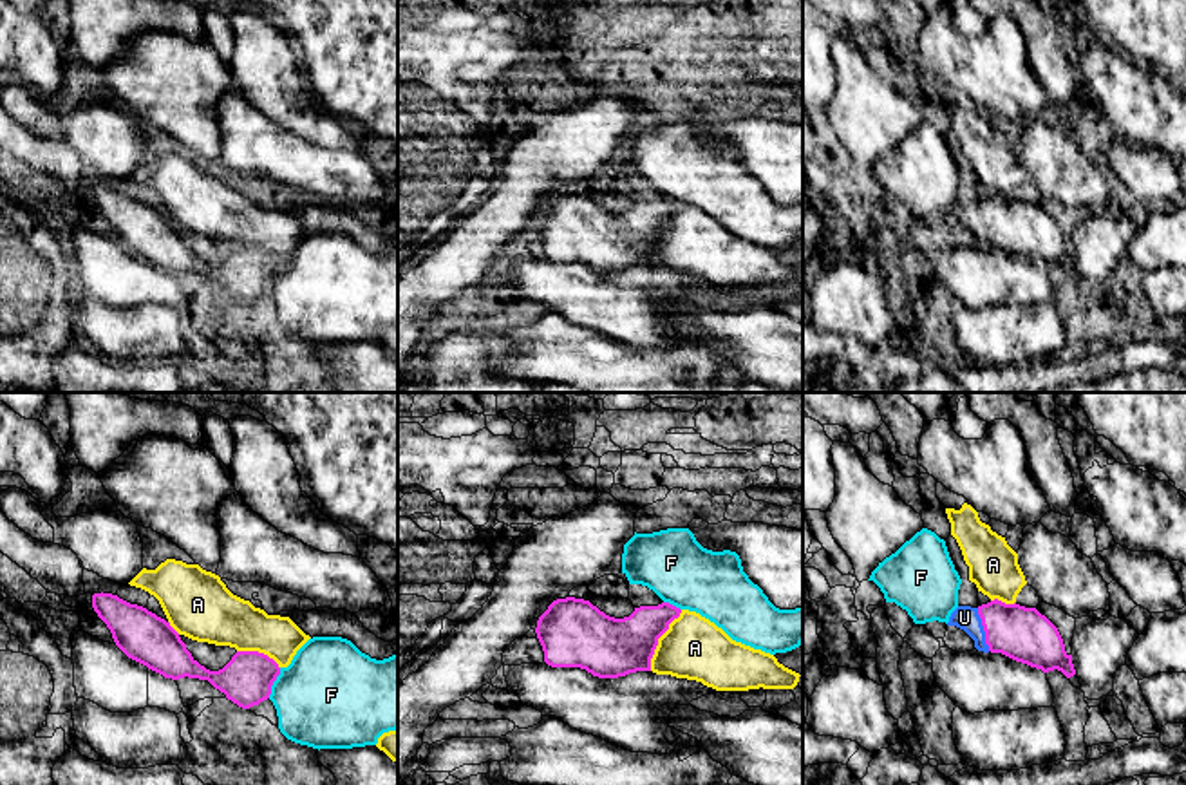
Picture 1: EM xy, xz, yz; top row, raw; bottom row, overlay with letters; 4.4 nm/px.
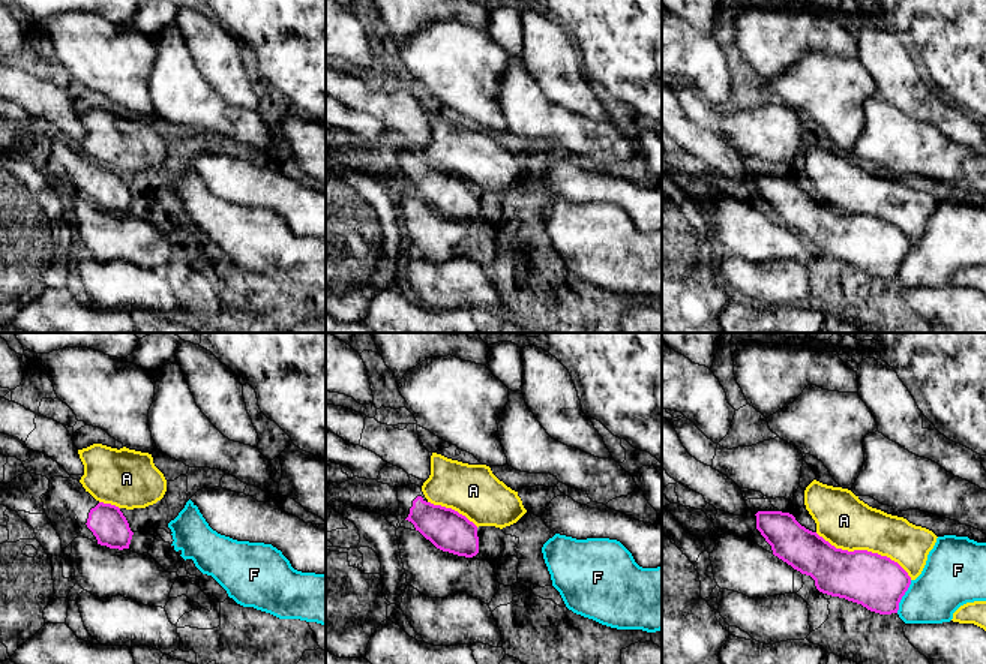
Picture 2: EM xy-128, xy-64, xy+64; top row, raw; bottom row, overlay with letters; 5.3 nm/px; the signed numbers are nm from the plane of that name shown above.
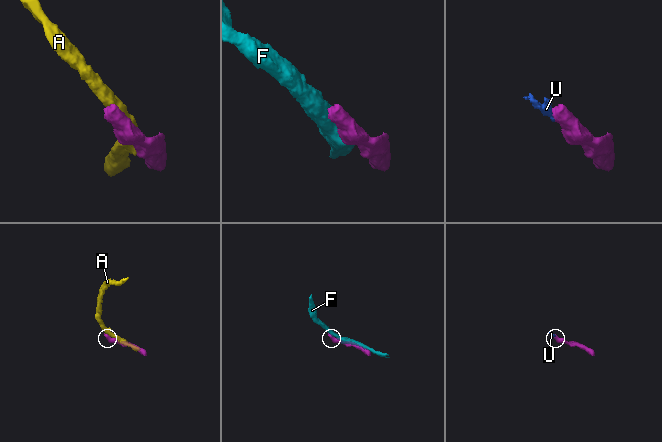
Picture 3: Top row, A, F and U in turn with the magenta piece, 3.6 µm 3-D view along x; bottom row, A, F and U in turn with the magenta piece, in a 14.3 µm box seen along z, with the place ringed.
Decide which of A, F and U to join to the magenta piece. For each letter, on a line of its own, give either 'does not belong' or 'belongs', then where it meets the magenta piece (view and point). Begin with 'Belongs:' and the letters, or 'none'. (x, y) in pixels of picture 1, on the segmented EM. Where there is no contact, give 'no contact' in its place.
Belongs: U
A: does not belong; meets magenta in xz at (657, 641)
F: does not belong; meets magenta in xy at (273, 680)
U: belongs; meets magenta in yz at (984, 630)

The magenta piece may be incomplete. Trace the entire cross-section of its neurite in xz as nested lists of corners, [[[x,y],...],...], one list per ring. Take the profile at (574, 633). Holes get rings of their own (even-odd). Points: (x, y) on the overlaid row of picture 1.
[[[566,597],[548,606],[535,633],[548,666],[580,667],[598,678],[618,678],[651,671],[658,638],[680,613],[680,608],[662,602],[615,619],[589,601]]]

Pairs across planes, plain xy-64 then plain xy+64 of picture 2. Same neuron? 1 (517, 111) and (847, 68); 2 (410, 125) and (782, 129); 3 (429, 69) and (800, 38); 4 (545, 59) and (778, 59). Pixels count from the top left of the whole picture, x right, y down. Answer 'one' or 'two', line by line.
1: two
2: one
3: two
4: two

